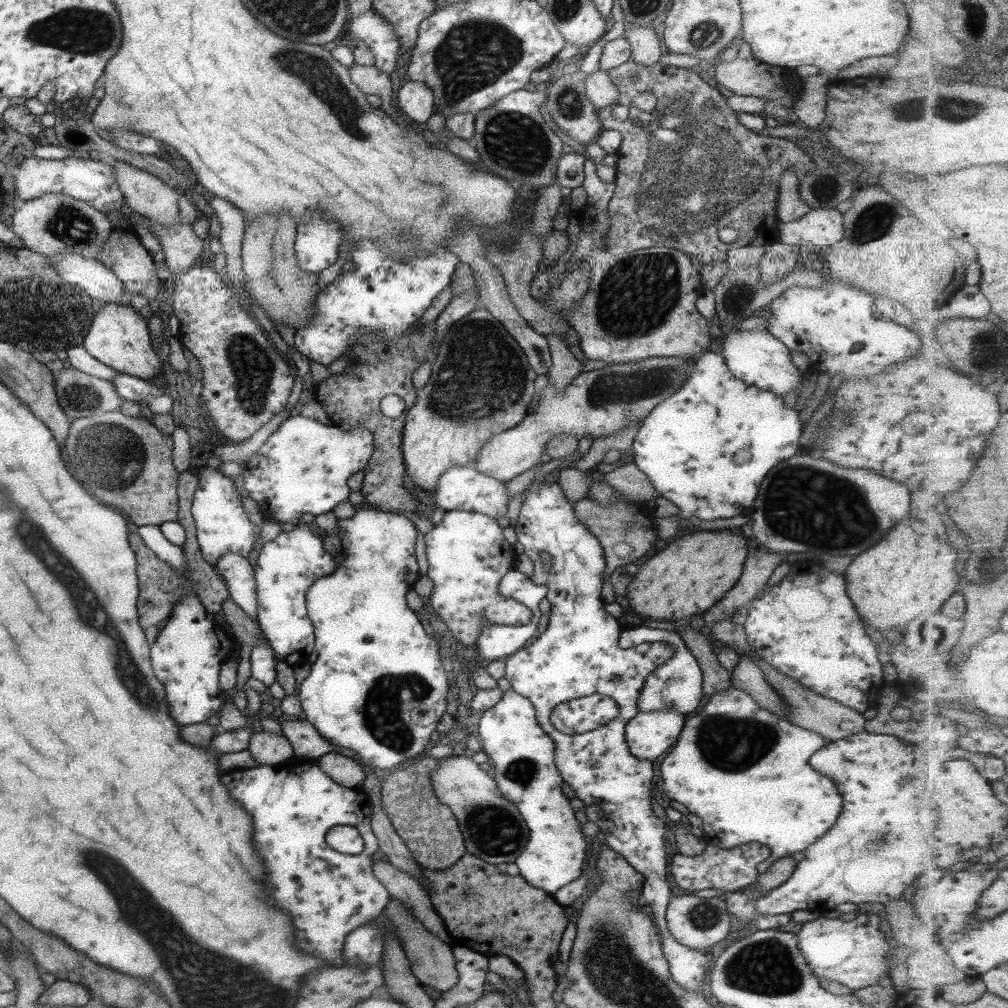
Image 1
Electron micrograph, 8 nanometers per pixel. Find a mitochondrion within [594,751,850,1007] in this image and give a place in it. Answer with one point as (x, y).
(768, 967)

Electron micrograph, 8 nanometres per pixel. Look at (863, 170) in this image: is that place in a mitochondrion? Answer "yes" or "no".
no

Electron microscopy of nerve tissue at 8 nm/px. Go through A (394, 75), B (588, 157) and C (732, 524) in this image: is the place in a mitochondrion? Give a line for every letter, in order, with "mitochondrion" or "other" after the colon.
A: other
B: other
C: other

